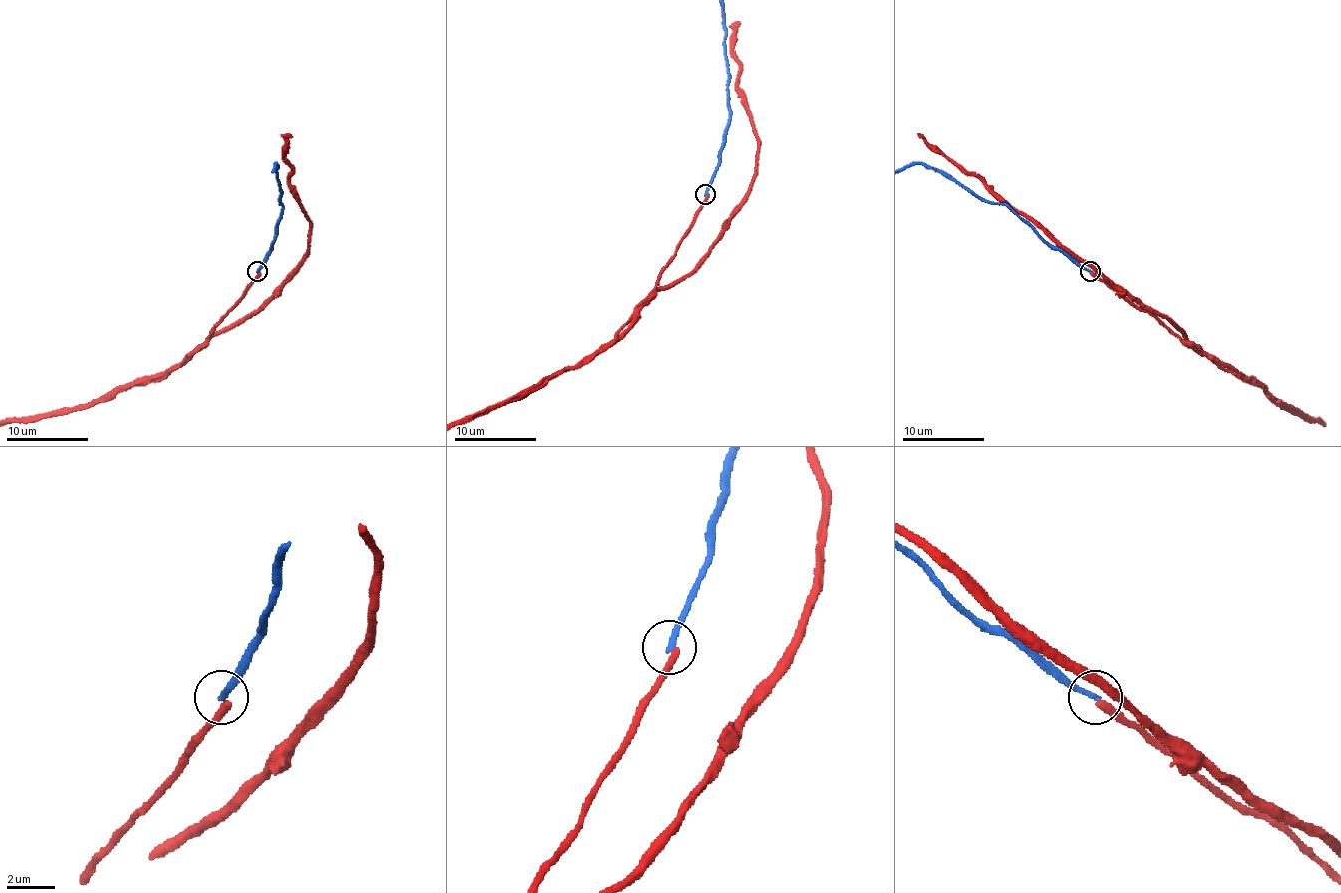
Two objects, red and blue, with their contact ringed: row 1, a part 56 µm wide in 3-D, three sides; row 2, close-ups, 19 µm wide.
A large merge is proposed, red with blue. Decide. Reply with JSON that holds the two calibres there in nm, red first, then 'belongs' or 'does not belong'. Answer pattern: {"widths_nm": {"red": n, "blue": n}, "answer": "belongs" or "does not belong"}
{"widths_nm": {"red": 320, "blue": 240}, "answer": "does not belong"}

